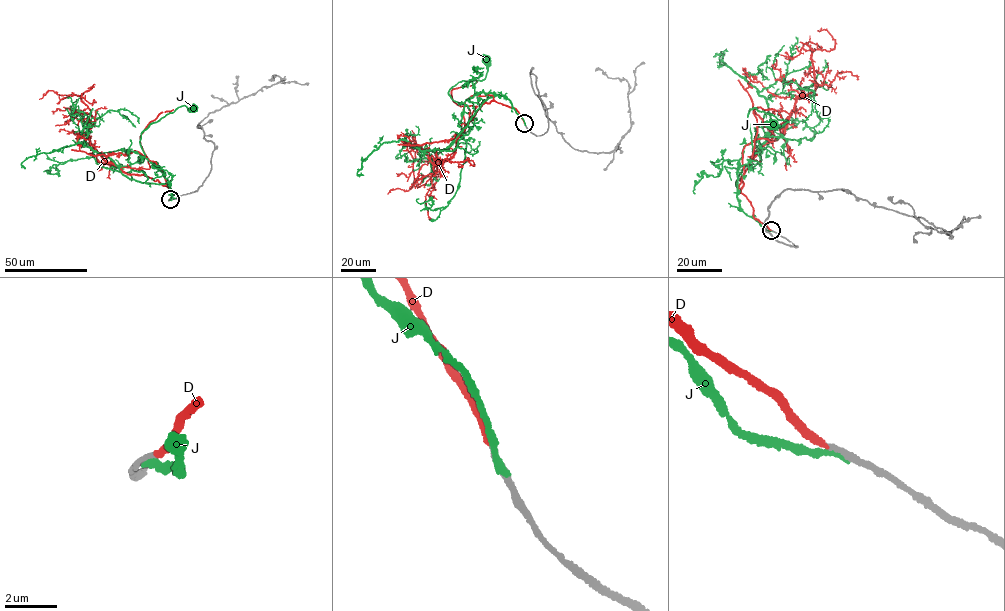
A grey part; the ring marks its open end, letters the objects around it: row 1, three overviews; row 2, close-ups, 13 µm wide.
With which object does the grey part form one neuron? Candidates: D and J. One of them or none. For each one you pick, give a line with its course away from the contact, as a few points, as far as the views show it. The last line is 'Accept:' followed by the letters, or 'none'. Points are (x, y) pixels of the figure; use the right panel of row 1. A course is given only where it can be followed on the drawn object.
D: course (771, 230), (740, 180), (816, 87), (811, 55), (835, 41), (818, 30)
Accept: D

